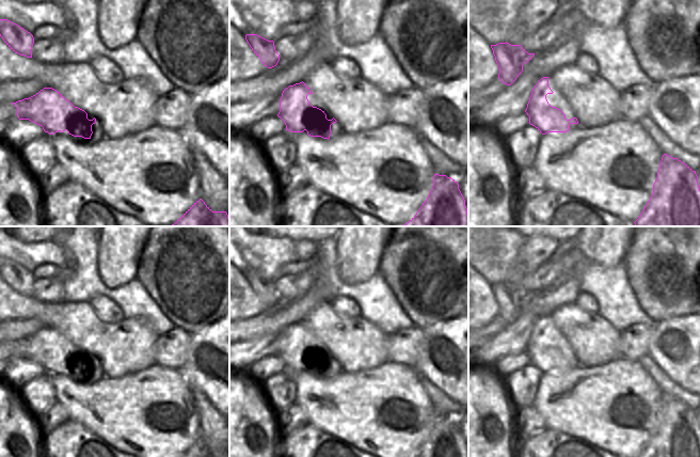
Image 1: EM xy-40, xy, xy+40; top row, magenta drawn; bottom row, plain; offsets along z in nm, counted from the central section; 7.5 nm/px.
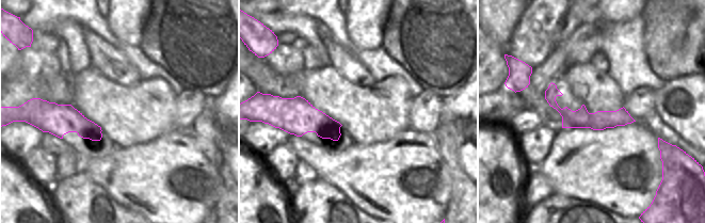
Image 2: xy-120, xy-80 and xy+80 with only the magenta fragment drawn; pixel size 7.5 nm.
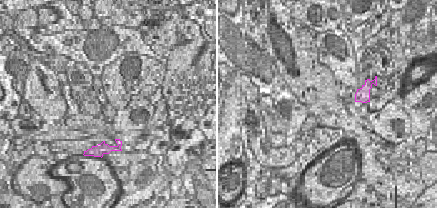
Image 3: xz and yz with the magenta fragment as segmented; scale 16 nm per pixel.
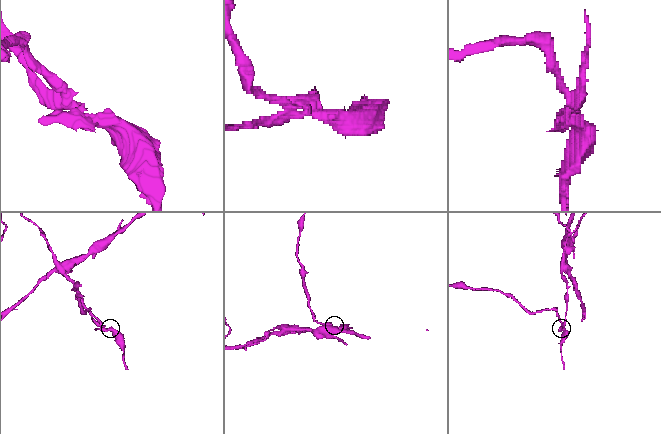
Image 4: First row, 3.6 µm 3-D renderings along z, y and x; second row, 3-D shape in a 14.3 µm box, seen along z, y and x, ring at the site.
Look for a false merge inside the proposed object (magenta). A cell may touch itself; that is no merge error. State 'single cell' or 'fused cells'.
fused cells

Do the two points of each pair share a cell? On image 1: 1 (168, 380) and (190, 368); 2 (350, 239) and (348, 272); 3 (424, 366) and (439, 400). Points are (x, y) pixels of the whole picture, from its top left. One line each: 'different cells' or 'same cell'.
1: different cells
2: same cell
3: different cells

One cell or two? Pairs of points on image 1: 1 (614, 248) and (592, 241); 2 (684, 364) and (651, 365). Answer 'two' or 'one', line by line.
1: one
2: two

